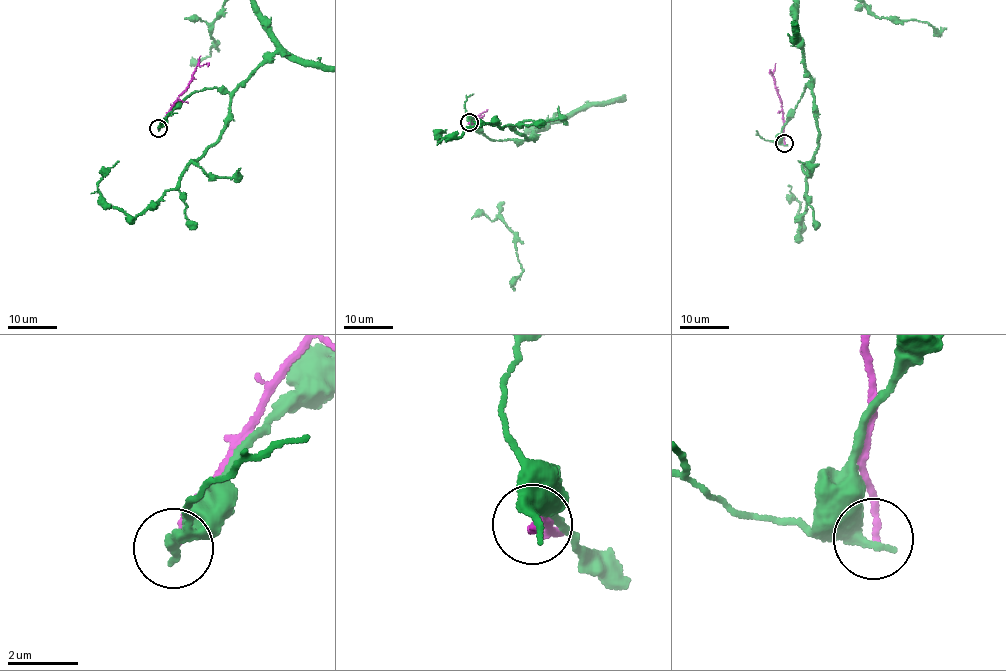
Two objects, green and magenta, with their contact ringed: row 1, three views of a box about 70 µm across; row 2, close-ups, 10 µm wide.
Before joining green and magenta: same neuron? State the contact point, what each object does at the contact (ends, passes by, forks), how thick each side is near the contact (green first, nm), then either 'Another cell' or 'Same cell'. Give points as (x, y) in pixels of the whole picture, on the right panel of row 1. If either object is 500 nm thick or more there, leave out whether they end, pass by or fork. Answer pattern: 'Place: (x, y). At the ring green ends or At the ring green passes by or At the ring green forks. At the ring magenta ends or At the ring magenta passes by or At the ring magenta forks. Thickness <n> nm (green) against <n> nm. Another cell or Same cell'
Place: (784, 143). At the ring green ends. At the ring magenta ends. Thickness 360 nm (green) against 180 nm. Another cell

